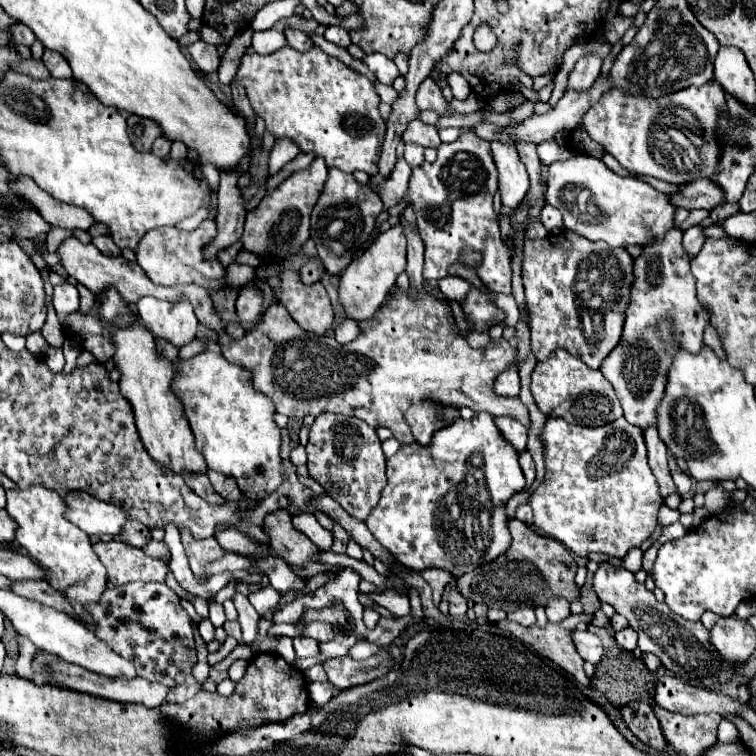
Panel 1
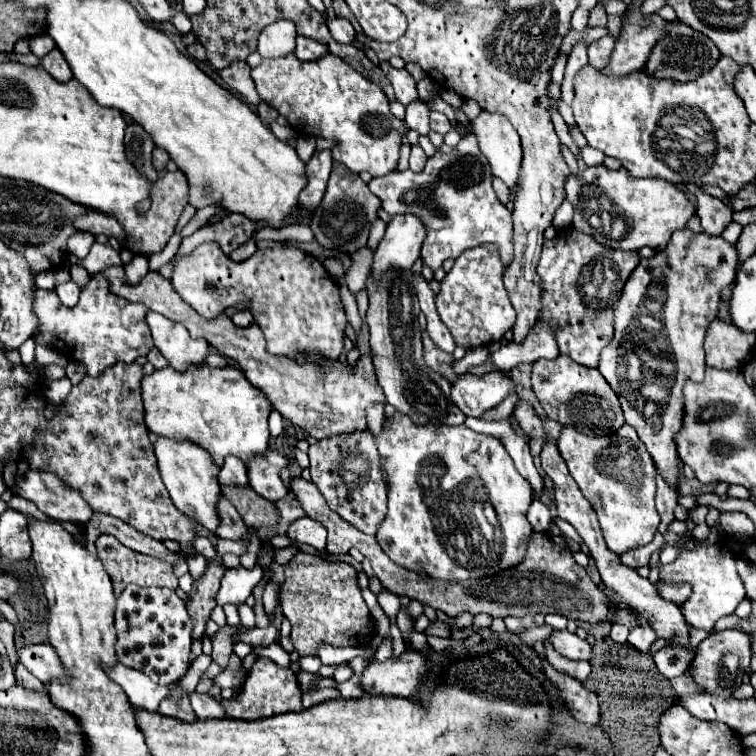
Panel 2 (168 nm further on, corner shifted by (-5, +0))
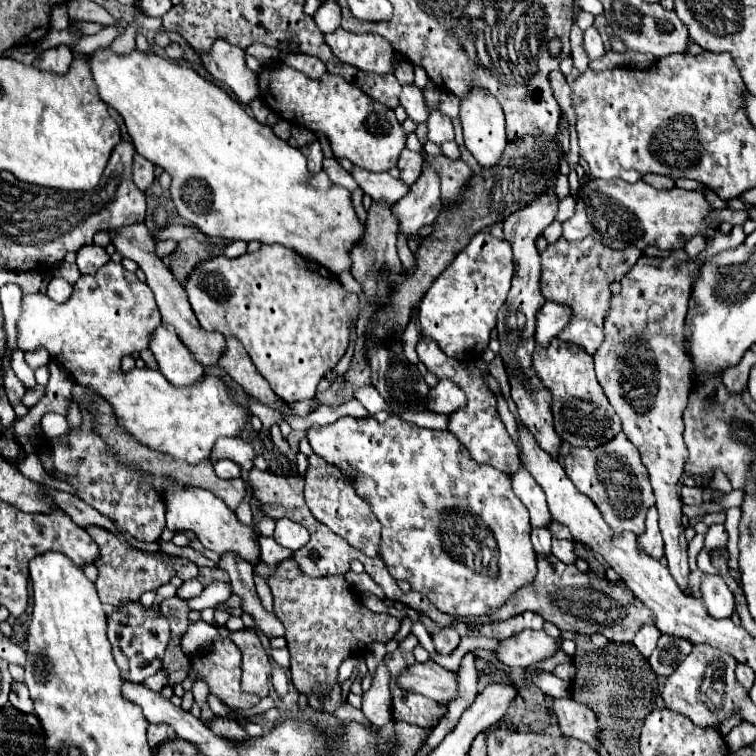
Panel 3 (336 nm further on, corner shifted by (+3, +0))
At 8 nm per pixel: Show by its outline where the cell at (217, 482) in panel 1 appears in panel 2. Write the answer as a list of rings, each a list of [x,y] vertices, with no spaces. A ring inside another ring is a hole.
[[[225,459],[223,467],[219,469],[217,475],[219,485],[227,485],[227,487],[247,487],[249,479],[247,479],[247,467],[241,463],[241,459]]]

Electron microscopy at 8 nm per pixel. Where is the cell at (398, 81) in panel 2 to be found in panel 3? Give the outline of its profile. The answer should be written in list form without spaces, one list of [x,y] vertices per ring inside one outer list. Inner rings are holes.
[[[405,85],[401,91],[401,105],[405,107],[409,119],[413,119],[415,123],[425,123],[431,109],[427,107],[425,99],[423,99],[423,91],[417,85]]]

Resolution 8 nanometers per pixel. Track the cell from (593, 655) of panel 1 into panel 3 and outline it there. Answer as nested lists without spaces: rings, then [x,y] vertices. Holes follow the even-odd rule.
[[[525,629],[519,635],[513,635],[509,639],[499,641],[499,649],[495,651],[495,657],[509,667],[533,667],[539,661],[545,661],[553,657],[557,651],[557,639],[551,639],[545,635],[545,631],[533,631]]]

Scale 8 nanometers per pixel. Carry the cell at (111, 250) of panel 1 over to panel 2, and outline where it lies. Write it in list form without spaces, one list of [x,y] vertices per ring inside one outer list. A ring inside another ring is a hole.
[[[93,243],[89,255],[84,259],[80,260],[69,254],[66,264],[81,264],[91,275],[95,275],[95,273],[101,273],[109,265],[121,265],[121,259],[119,259],[119,251],[115,251],[109,243]]]

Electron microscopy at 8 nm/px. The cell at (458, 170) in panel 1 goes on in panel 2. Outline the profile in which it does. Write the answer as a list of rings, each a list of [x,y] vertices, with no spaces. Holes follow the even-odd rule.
[[[473,133],[465,135],[457,147],[439,147],[437,153],[427,159],[423,171],[391,171],[385,177],[371,179],[369,189],[381,199],[381,205],[389,215],[409,213],[425,225],[427,237],[421,247],[421,257],[433,271],[437,271],[445,259],[457,259],[463,249],[483,243],[497,245],[503,265],[513,261],[511,211],[497,199],[493,191],[493,173],[489,169],[489,161],[479,151]]]

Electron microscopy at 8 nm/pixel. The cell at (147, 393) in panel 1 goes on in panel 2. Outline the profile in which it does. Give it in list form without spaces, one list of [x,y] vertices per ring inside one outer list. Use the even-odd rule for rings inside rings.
[[[155,437],[153,441],[155,457],[159,463],[159,471],[163,477],[163,483],[179,511],[189,513],[189,517],[197,519],[205,529],[211,533],[217,529],[217,495],[219,495],[219,483],[217,483],[217,465],[211,463],[211,455],[201,449],[197,443],[191,443],[189,439],[175,441],[167,437]]]

